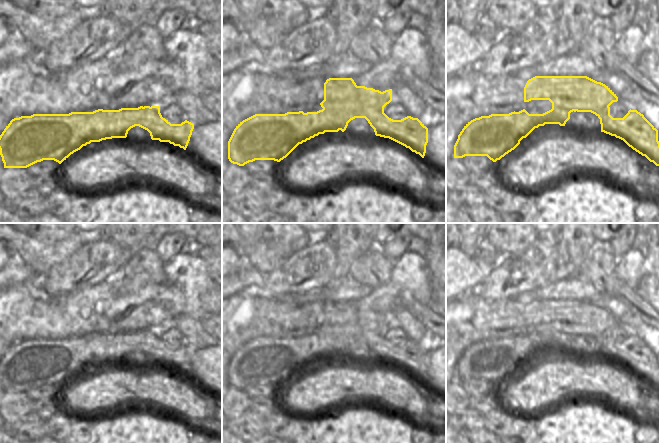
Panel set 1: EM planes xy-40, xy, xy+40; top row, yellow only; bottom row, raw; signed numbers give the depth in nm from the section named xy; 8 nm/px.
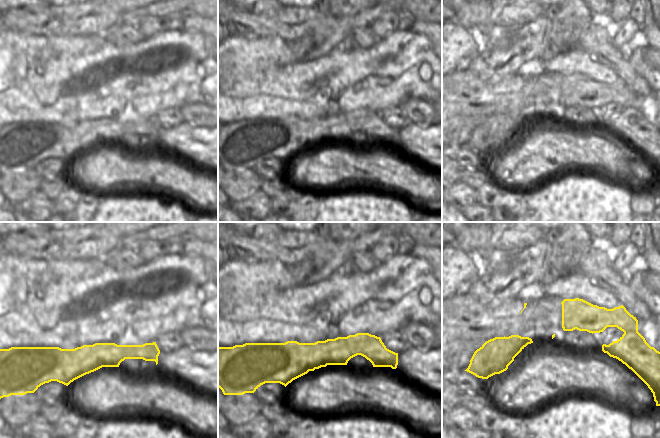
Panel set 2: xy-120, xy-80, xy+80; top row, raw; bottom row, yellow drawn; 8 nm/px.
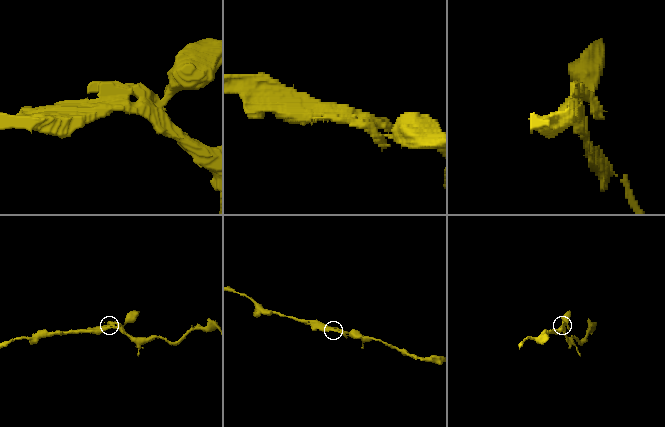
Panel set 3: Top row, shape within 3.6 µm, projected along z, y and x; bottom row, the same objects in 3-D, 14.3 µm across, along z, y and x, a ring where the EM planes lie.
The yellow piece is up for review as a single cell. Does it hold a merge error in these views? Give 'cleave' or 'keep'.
cleave

